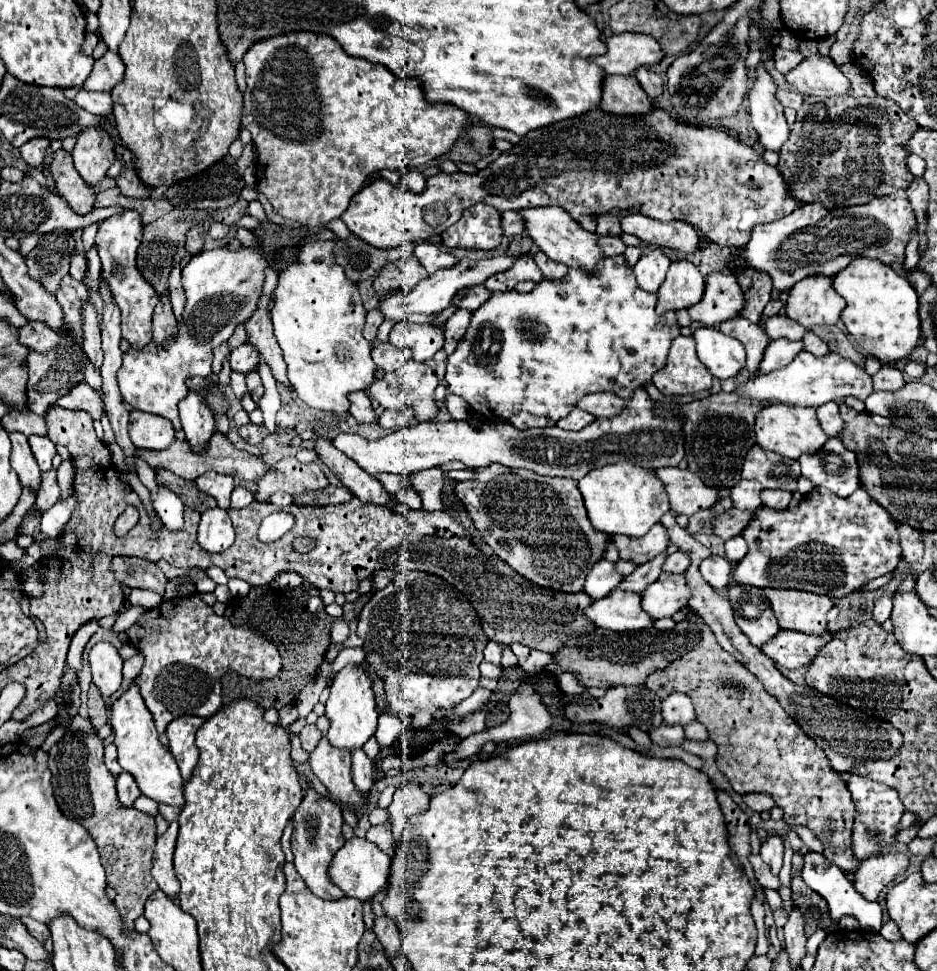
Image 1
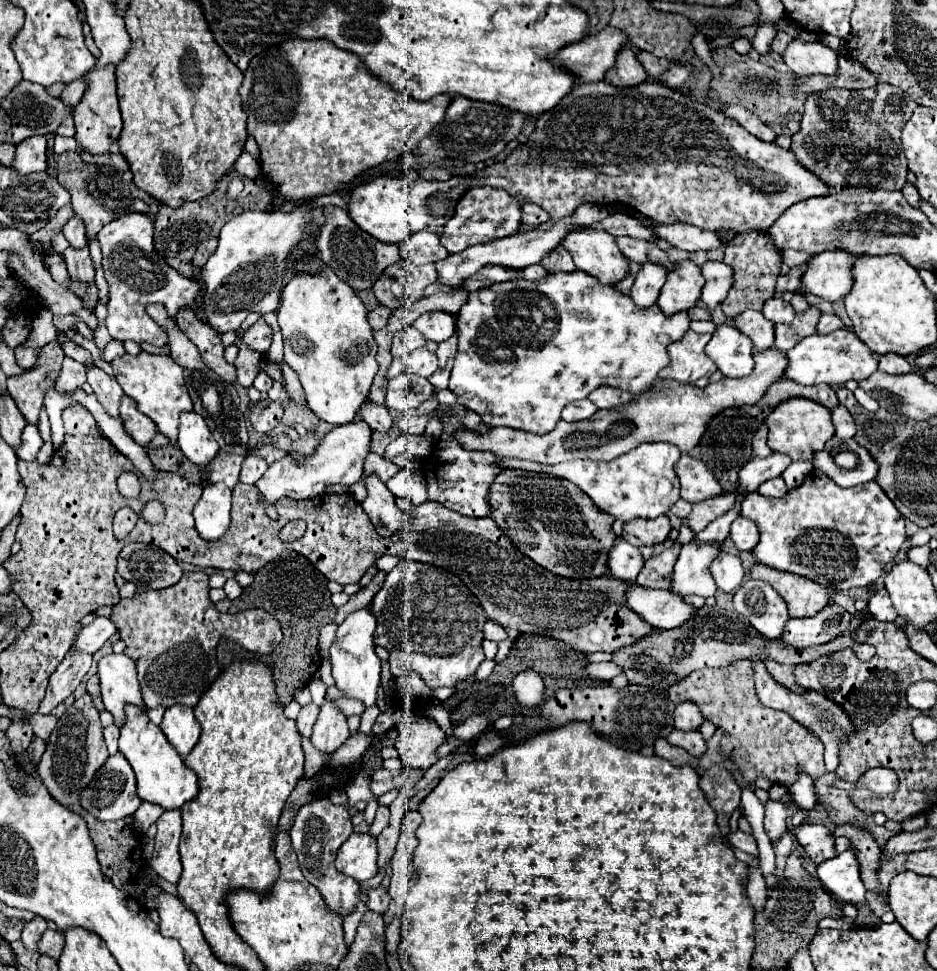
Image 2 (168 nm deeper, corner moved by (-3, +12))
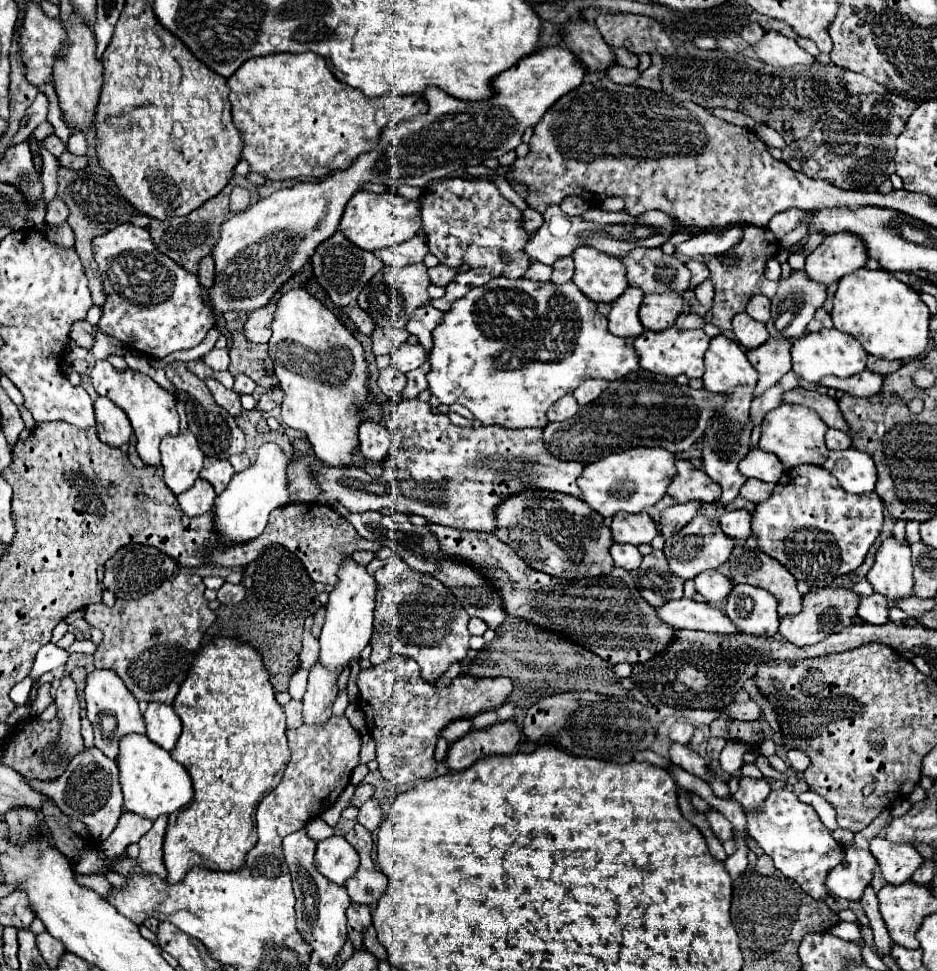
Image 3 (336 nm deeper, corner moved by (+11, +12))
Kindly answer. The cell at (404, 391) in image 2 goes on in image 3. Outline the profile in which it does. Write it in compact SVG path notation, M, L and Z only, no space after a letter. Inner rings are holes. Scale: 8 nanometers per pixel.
M390 366L390 368L380 372L378 386L380 386L380 390L384 392L386 398L400 400L402 398L402 390L406 386L406 376L400 370L394 370L394 366Z

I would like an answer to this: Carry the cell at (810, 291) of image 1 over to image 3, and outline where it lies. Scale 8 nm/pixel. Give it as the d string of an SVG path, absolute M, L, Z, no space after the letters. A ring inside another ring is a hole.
M838 232L828 236L806 260L810 280L826 286L838 282L844 274L862 268L868 260L864 242L852 232Z

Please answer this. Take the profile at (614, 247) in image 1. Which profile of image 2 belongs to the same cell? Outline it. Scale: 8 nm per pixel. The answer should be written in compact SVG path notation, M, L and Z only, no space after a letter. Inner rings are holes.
M618 236L616 244L618 244L618 248L622 250L622 254L626 258L630 258L630 260L634 260L638 264L642 264L642 262L656 262L656 264L666 266L668 270L674 266L674 262L666 260L664 250L656 248L652 242L630 238L630 236Z

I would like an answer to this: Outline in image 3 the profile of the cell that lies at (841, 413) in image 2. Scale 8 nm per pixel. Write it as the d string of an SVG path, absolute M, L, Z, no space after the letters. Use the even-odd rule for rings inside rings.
M830 428L826 432L826 446L828 446L828 450L848 450L848 448L852 448L852 440L846 434L842 434L840 430Z

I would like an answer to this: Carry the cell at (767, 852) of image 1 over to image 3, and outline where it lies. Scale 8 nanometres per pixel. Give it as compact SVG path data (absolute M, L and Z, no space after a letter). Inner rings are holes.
M740 778L740 788L734 794L734 798L744 806L744 808L758 808L762 806L762 800L770 794L770 782L766 778Z

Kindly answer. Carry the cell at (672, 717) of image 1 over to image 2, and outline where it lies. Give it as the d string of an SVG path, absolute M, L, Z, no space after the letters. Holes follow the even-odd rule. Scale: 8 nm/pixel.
M684 700L680 704L676 704L674 710L674 726L680 730L694 730L702 724L702 714L698 710L696 704L692 704L692 700Z

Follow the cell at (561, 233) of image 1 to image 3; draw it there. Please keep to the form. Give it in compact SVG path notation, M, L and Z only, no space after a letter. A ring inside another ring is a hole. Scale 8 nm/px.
M578 248L574 252L574 282L592 302L616 302L628 288L626 268L618 258L598 254L598 250Z

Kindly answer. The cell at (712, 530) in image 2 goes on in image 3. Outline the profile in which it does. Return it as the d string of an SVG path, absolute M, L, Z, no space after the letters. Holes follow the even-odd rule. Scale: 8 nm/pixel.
M722 334L712 338L706 358L704 358L704 364L706 364L706 372L702 376L704 390L726 396L726 404L714 410L716 412L714 420L702 434L704 470L710 478L714 478L714 482L718 482L722 486L722 498L720 498L720 502L716 502L716 506L724 506L738 496L740 486L748 480L744 474L740 474L738 464L752 450L752 446L750 446L750 434L752 434L750 402L752 402L754 386L758 382L758 372L748 362L744 350L734 340L728 340Z

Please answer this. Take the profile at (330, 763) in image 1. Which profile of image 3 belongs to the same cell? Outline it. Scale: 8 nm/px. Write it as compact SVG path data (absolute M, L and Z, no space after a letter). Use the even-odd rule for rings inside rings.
M320 662L310 668L308 674L308 692L304 694L304 724L322 724L332 716L332 704L338 694L338 670L328 670Z

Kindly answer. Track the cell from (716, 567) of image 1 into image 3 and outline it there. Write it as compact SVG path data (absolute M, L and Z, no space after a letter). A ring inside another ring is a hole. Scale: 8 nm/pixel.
M706 570L698 574L694 580L696 580L696 592L702 594L704 600L710 604L728 598L732 592L732 582L718 570Z

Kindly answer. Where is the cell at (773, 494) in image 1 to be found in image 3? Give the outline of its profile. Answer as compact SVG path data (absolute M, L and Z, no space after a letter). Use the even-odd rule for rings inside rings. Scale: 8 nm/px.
M748 478L746 484L740 488L740 496L746 498L746 500L750 500L750 502L754 502L754 504L758 504L758 502L768 500L770 494L772 494L772 490L774 490L774 484Z

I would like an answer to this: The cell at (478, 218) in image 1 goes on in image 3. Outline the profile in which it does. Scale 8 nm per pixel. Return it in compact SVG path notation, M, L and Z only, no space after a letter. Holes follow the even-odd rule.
M478 176L472 180L452 178L452 180L434 182L424 190L420 198L420 208L422 208L422 226L426 230L428 248L442 264L448 266L482 264L472 268L474 280L452 280L446 286L444 296L430 301L430 304L434 304L438 310L448 312L452 302L464 298L468 290L474 286L482 286L498 276L522 278L530 268L532 258L528 258L528 254L524 252L530 234L522 226L522 214L510 200L506 200L500 194L500 190L490 178Z

